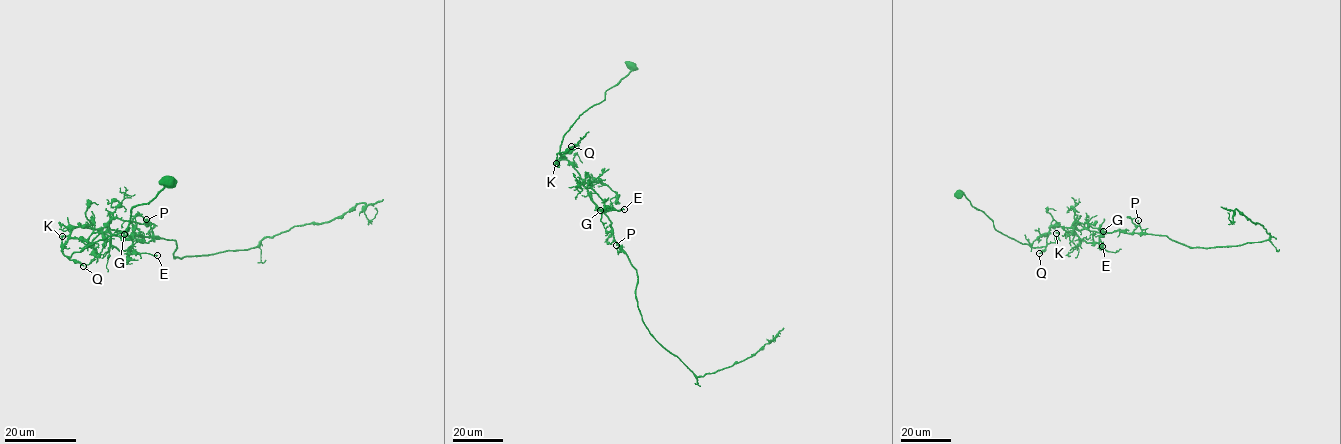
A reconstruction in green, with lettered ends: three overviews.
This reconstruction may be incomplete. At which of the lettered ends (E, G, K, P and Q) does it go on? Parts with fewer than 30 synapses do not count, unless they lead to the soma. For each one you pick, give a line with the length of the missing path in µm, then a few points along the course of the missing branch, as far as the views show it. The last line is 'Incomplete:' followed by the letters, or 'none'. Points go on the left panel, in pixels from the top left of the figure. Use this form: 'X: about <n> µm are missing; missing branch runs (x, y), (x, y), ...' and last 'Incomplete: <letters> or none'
Incomplete: none

